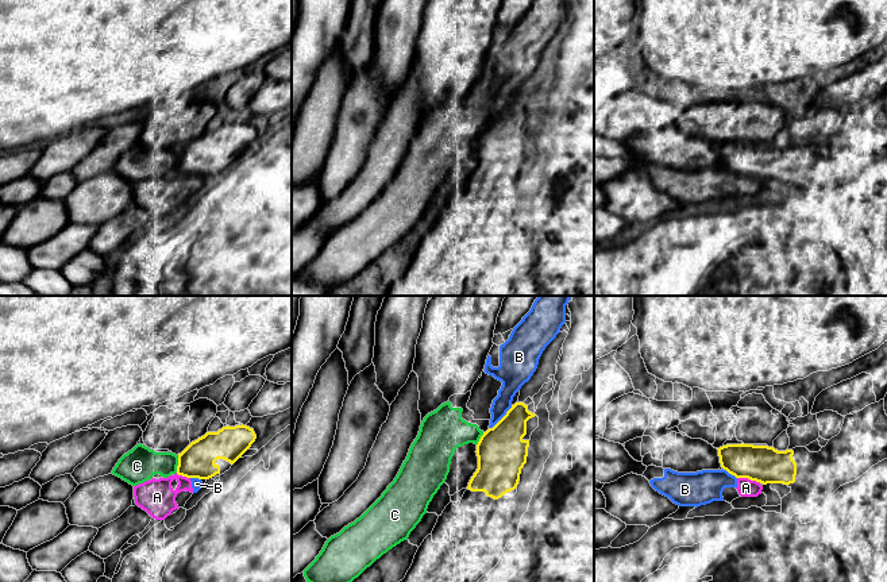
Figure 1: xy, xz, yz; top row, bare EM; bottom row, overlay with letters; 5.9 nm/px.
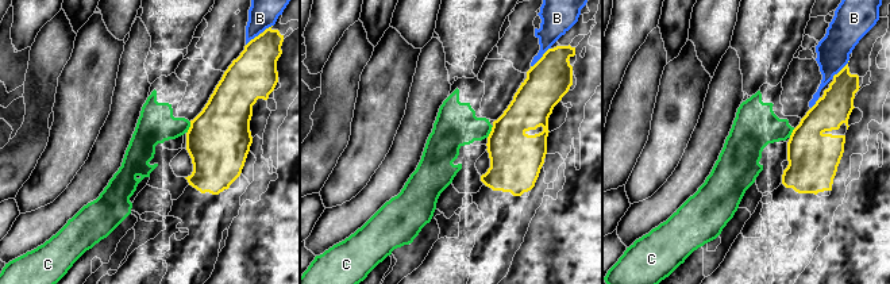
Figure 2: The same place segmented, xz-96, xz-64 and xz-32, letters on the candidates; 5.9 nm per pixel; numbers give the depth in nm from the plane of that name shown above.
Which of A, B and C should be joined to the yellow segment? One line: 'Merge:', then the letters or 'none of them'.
Merge: none of them

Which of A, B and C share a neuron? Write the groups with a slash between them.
A B / C

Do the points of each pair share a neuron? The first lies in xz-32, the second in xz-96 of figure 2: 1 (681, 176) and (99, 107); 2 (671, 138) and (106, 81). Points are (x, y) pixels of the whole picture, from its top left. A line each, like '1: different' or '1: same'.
1: different
2: same

